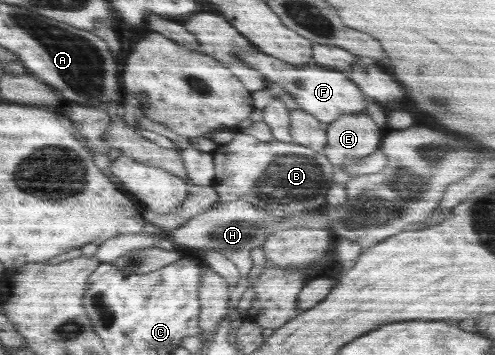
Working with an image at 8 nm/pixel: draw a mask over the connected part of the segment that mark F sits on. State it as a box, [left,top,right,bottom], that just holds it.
[236,48,369,124]

